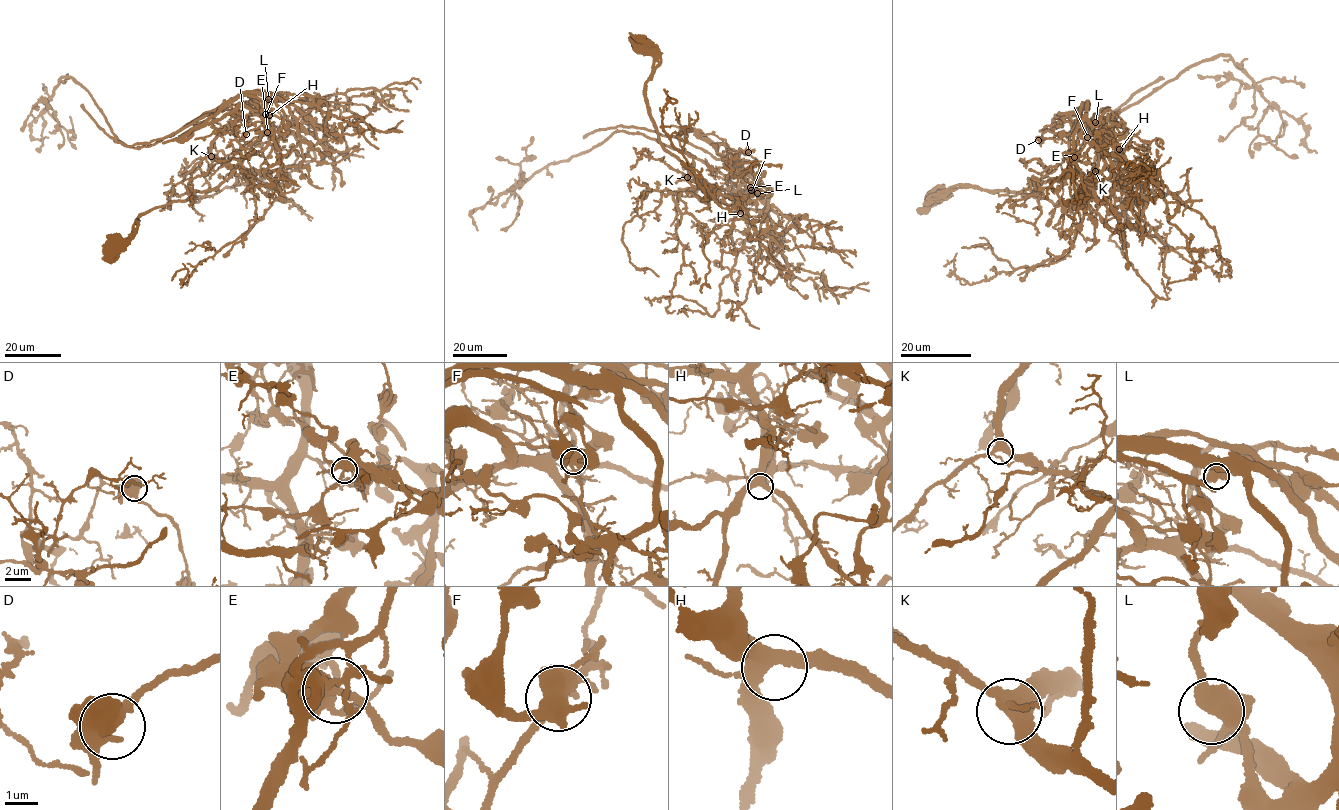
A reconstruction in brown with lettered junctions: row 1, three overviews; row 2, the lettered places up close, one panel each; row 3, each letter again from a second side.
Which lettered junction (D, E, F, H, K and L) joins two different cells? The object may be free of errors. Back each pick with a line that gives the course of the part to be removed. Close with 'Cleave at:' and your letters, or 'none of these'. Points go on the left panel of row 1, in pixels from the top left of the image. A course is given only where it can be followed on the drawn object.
F: foreign part runs (265, 114), (269, 114), (262, 102), (241, 95), (216, 113), (174, 132), (130, 146), (114, 141), (81, 105)
Cleave at: F

